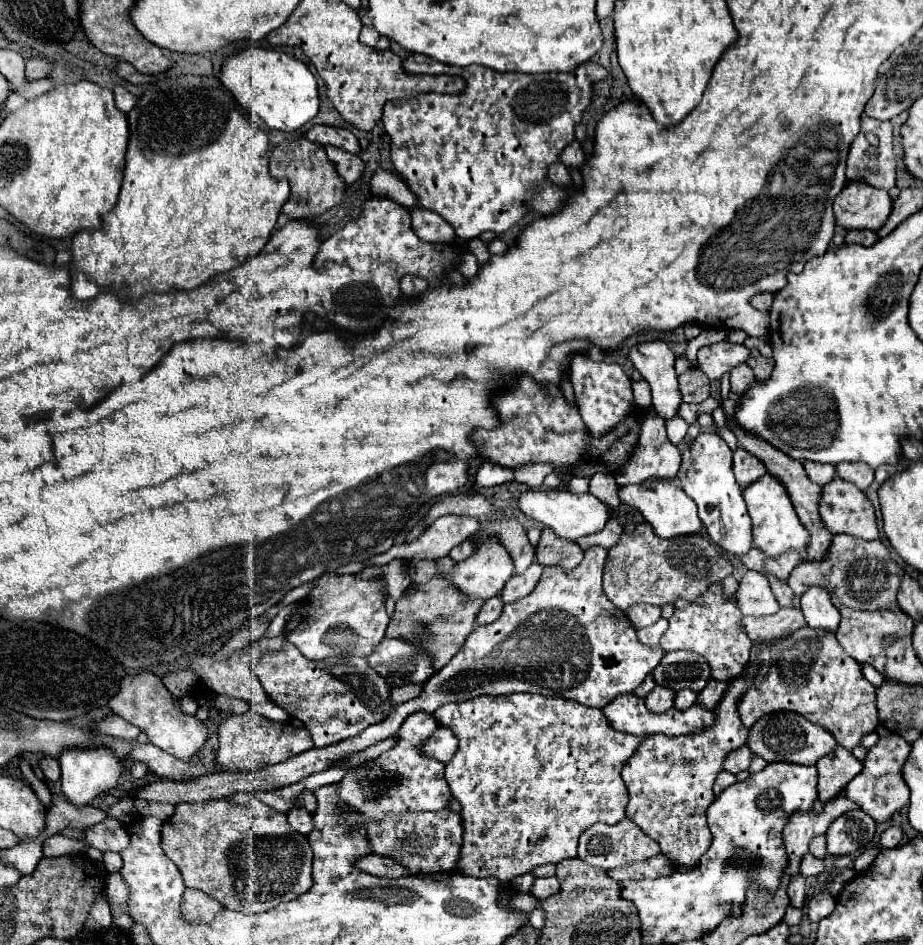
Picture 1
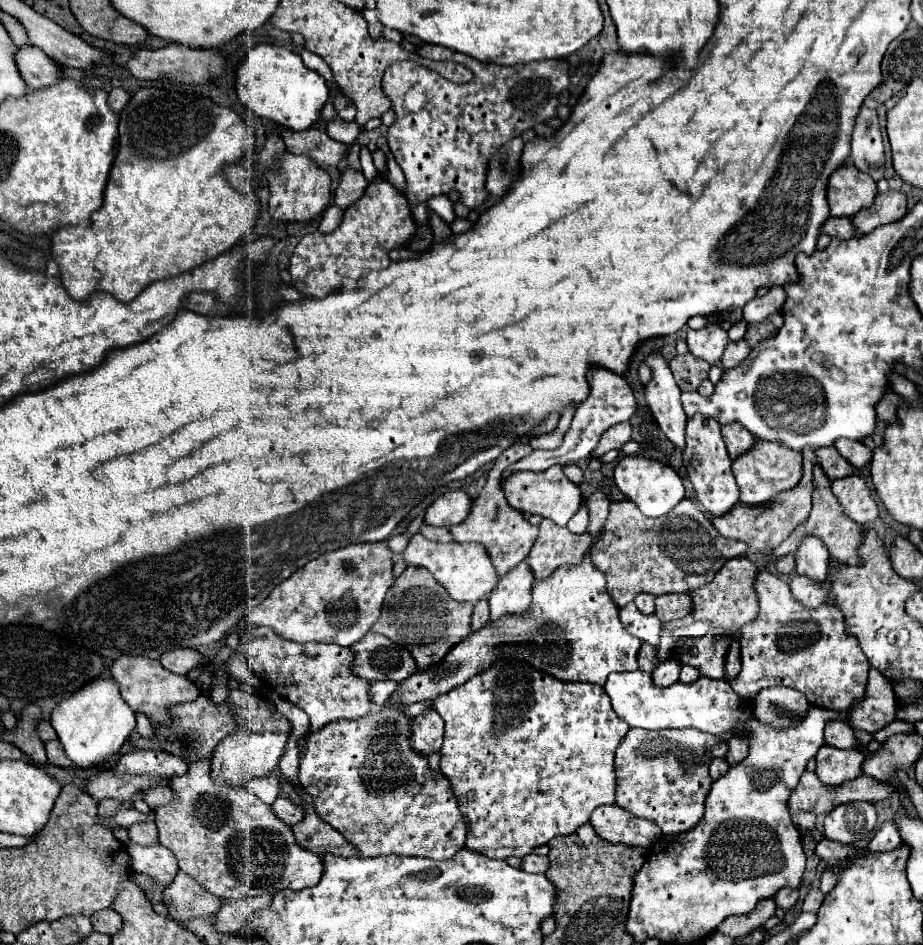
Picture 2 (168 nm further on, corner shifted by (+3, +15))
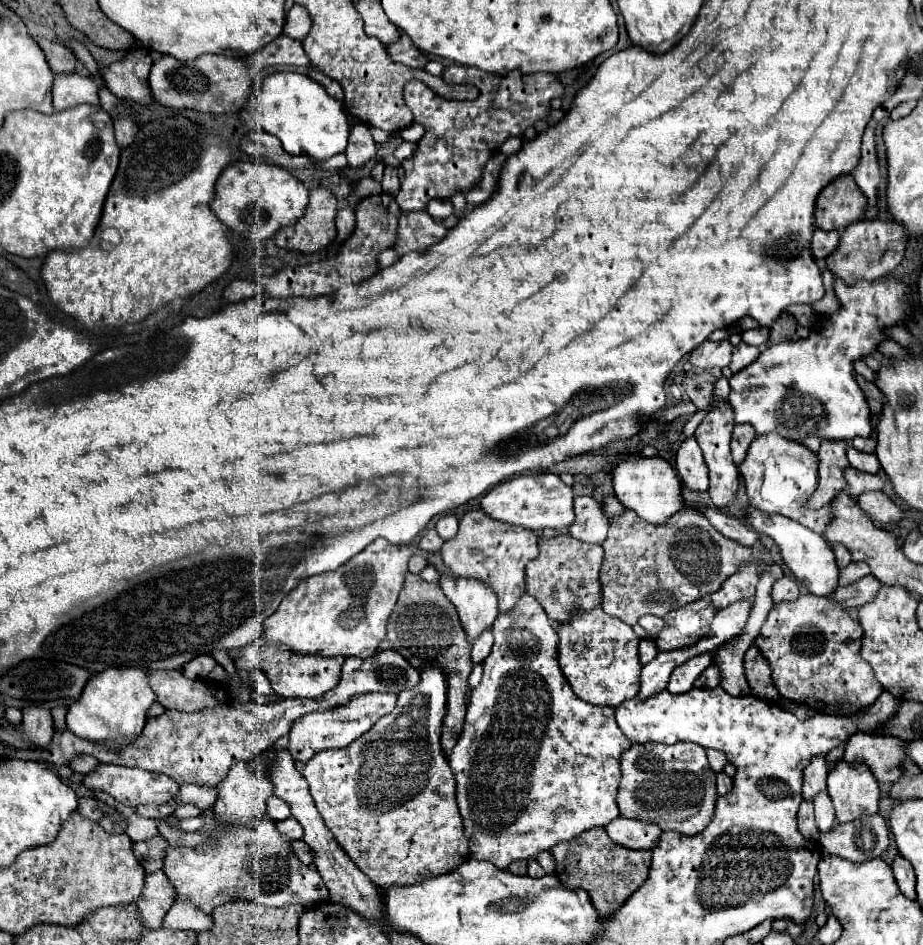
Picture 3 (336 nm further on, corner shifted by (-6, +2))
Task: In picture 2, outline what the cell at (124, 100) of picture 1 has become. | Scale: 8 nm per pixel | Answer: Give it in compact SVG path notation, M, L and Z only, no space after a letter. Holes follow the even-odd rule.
M114 88L112 92L110 92L110 98L108 98L108 104L116 110L116 112L120 112L124 106L126 106L126 102L130 100L130 94L124 90L124 88Z

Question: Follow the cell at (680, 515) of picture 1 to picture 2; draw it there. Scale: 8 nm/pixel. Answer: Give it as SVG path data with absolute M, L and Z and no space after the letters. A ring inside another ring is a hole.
M624 456L614 470L614 482L620 488L620 492L632 500L644 516L650 518L660 518L668 514L676 504L684 500L684 486L680 476L676 474L674 468L670 468L664 462L642 458L642 456Z

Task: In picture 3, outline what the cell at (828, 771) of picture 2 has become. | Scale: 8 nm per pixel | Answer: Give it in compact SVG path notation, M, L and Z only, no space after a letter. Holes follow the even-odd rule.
M839 761L829 773L827 791L833 799L837 821L847 823L879 809L879 785L863 763Z

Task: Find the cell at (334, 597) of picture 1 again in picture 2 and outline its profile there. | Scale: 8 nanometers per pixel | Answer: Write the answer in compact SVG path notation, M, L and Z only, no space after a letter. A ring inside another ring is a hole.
M386 542L350 544L328 552L306 564L270 592L270 596L250 610L256 626L270 626L280 636L294 642L328 642L352 646L378 620L386 590L392 586L394 554Z

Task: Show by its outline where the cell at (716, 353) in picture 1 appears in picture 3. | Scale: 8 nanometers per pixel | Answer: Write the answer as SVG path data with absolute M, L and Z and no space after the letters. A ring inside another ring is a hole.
M729 339L703 341L691 351L689 361L693 367L701 367L701 369L709 369L709 367L723 369L731 361L731 351L733 351L733 345L729 343Z

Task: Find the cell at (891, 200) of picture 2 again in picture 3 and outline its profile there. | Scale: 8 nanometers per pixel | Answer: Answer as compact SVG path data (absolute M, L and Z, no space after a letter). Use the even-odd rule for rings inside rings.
M857 221L843 231L837 249L825 257L825 267L845 285L855 285L857 281L875 281L889 275L901 263L905 243L907 235L903 233L903 227L897 227L893 221Z

